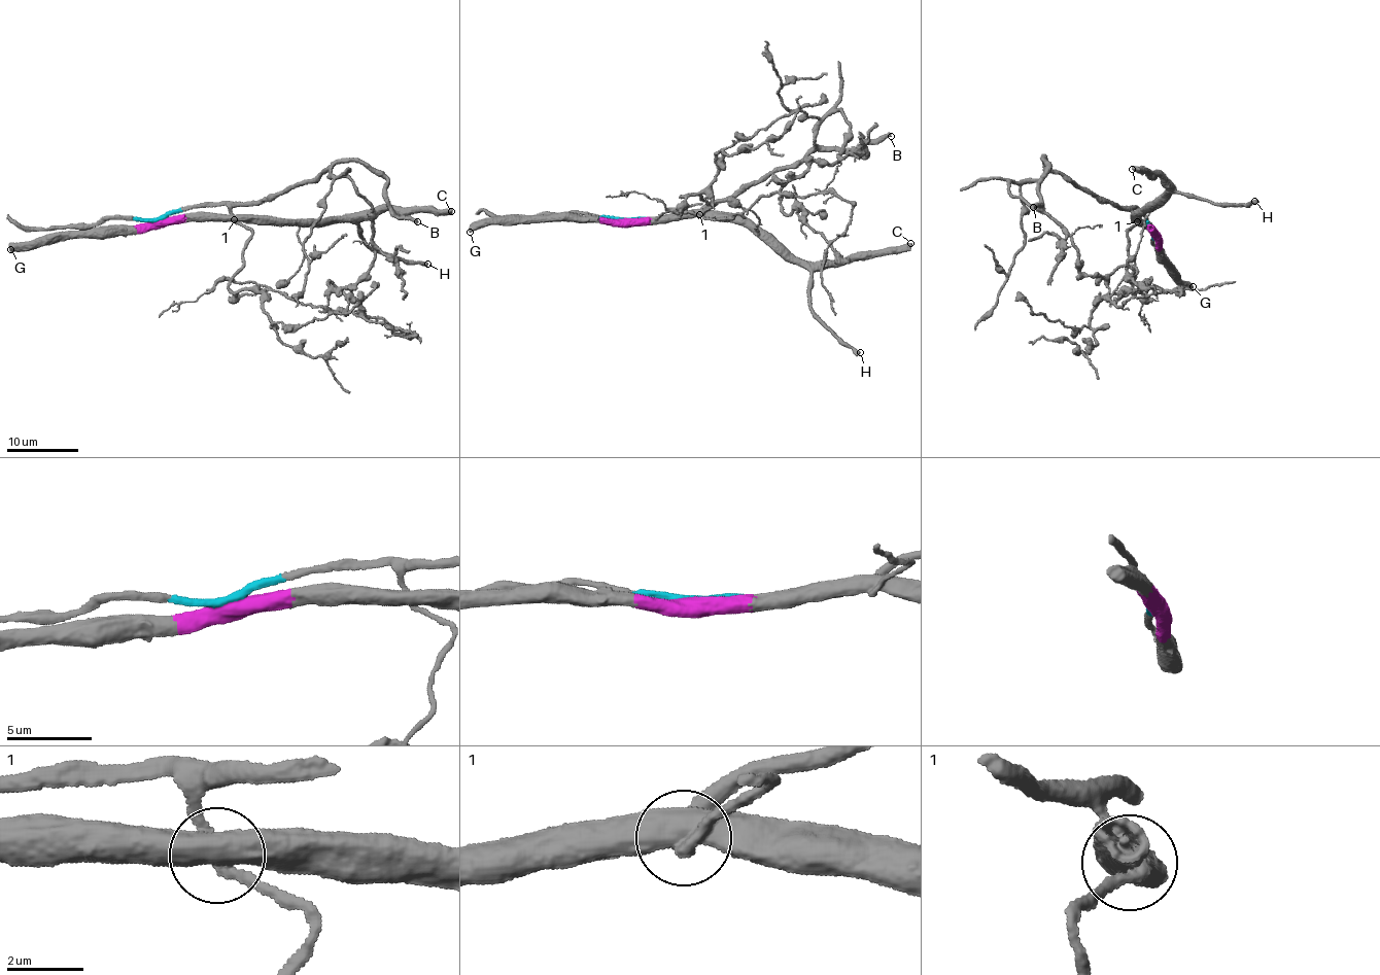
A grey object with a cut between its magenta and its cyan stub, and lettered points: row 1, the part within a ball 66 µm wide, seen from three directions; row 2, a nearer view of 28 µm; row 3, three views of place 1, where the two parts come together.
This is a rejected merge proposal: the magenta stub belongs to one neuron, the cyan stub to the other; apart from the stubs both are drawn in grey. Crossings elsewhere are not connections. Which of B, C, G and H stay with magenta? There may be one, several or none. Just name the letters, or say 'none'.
C, G, H

